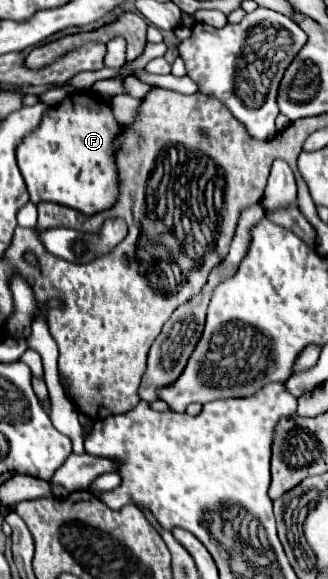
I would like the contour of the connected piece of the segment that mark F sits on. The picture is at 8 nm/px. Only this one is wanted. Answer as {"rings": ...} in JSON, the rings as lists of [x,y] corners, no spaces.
{"rings":[[[74,90],[62,102],[50,106],[40,124],[16,148],[16,162],[26,180],[30,200],[34,204],[56,202],[84,216],[110,210],[120,196],[116,166],[116,140],[120,134],[122,128],[110,104],[94,90]]]}

